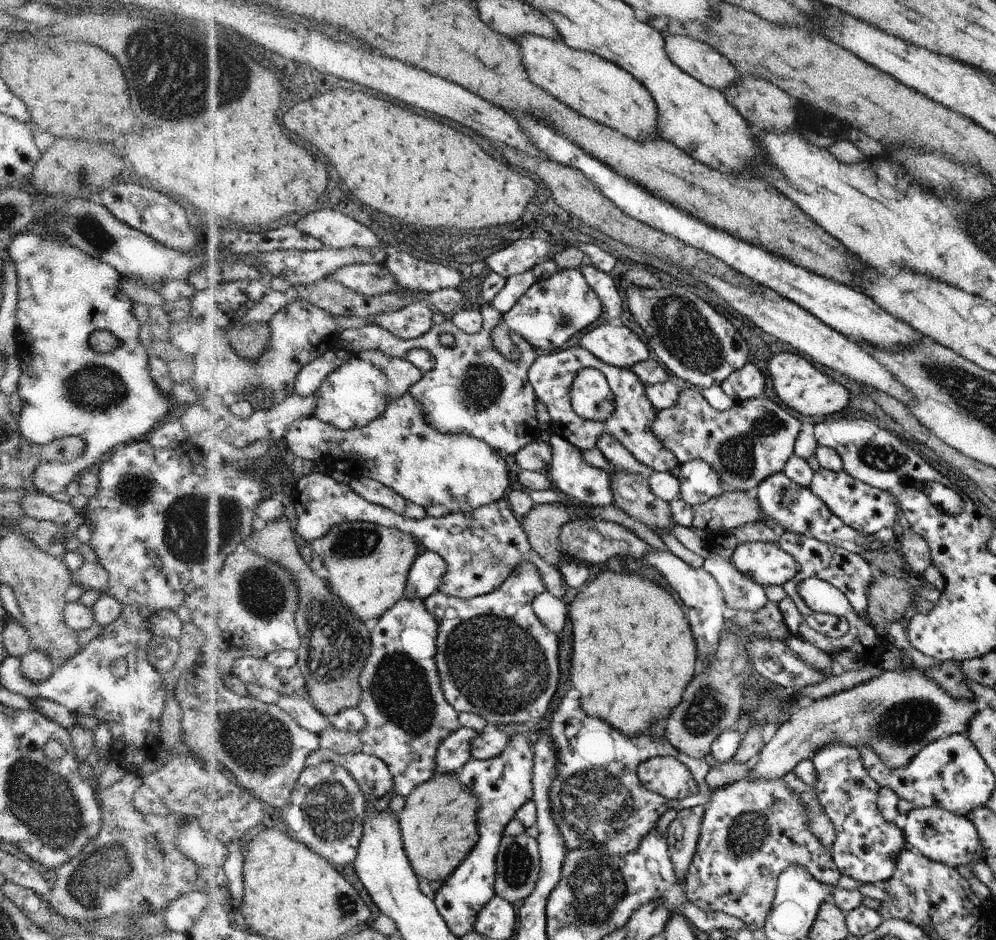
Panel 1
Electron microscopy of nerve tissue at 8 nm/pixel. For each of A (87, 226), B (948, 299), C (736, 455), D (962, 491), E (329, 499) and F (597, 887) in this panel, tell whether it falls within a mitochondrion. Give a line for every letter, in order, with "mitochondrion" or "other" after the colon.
A: mitochondrion
B: other
C: mitochondrion
D: other
E: other
F: mitochondrion

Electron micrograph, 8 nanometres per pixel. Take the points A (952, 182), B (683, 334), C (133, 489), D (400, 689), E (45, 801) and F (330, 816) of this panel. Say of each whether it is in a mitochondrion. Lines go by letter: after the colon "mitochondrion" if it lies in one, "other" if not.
A: mitochondrion
B: mitochondrion
C: mitochondrion
D: mitochondrion
E: mitochondrion
F: mitochondrion

